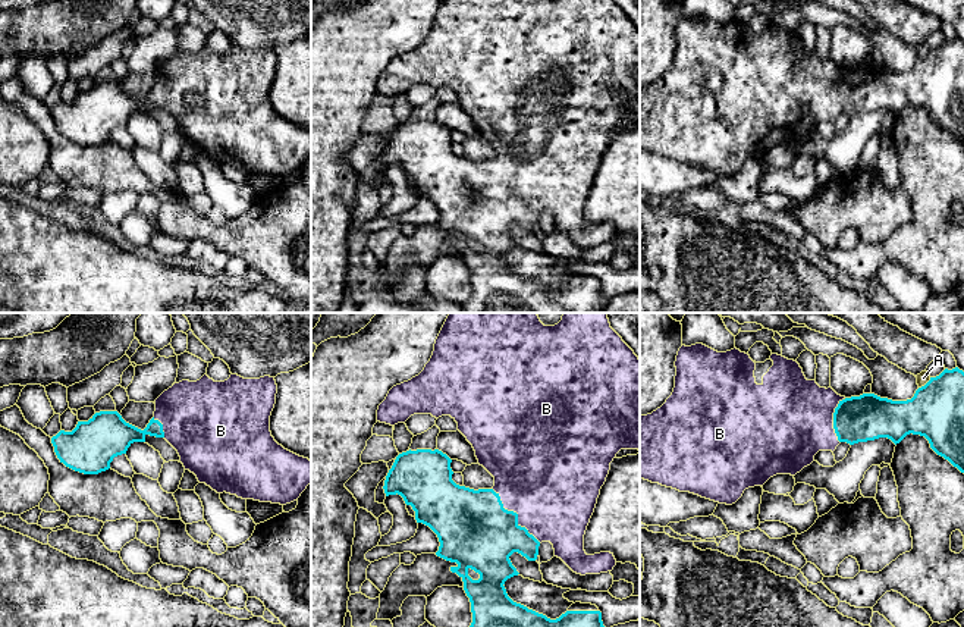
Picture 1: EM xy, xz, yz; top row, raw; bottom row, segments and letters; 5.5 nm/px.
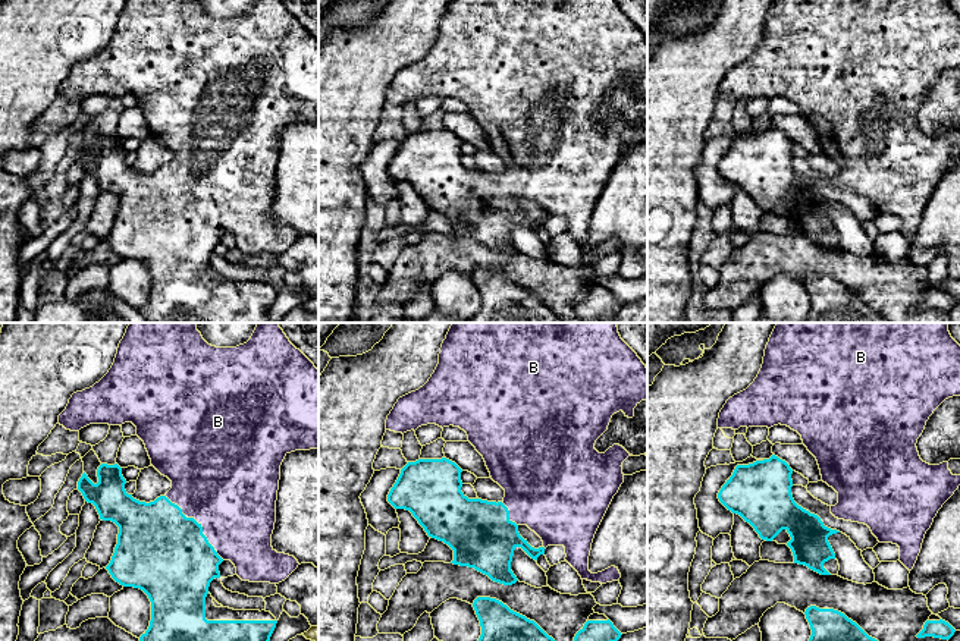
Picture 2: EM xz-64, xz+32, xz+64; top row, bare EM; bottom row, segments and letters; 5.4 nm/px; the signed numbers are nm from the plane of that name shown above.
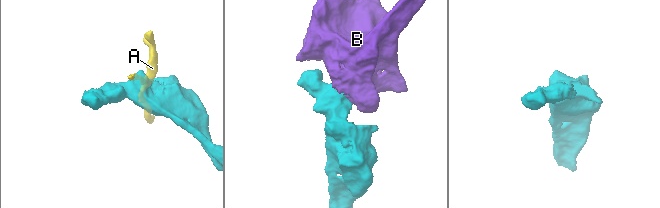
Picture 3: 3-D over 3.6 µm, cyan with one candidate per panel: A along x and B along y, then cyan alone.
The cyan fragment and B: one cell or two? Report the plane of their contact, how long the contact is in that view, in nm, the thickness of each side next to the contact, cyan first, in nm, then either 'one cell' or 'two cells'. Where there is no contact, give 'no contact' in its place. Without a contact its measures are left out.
xz | 400 nm | 400/500 nm | one cell

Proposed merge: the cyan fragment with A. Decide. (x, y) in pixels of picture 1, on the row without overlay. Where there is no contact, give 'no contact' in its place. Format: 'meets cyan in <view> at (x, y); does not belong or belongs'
meets cyan in yz at (926, 55); does not belong

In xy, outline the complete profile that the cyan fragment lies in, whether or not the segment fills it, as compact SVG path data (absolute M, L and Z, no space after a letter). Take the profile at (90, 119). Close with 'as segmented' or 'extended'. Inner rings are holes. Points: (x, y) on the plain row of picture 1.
M204 46L197 53L182 51L164 62L156 70L154 88L144 101L126 94L117 82L100 82L88 93L78 93L72 103L60 101L51 115L66 138L98 145L109 141L113 129L126 125L134 113L145 113L147 106L164 109L178 122L185 141L217 164L286 176L311 154L311 132L285 120L271 107L276 65L277 56L270 47L244 50L230 46L224 53L214 53Z | extended

